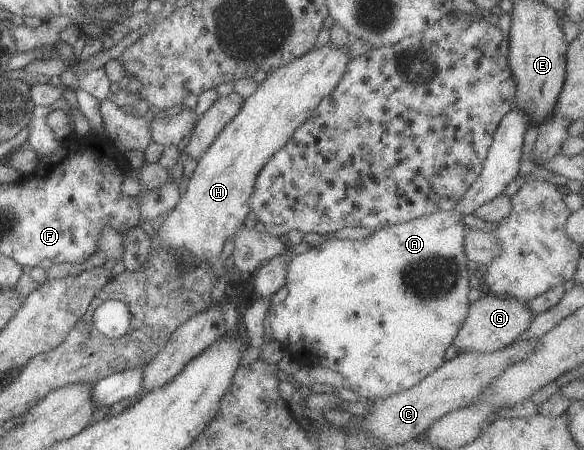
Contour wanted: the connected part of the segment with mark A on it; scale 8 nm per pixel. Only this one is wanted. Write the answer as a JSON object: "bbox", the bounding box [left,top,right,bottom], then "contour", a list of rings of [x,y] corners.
{"bbox":[270,107,529,402],"contour":[[[518,107],[509,111],[501,119],[500,125],[493,133],[493,142],[488,151],[488,155],[483,163],[482,171],[478,179],[468,188],[464,193],[462,199],[456,204],[452,210],[442,209],[438,213],[422,216],[409,222],[401,224],[394,224],[385,228],[376,230],[374,234],[367,238],[357,240],[349,240],[348,238],[340,240],[338,238],[327,237],[315,248],[310,249],[301,254],[295,254],[291,257],[288,271],[287,271],[287,287],[288,295],[286,299],[280,304],[274,304],[270,312],[270,327],[274,339],[278,340],[287,353],[292,353],[294,359],[300,361],[308,361],[310,365],[317,365],[337,371],[341,373],[349,383],[349,388],[359,393],[363,400],[372,402],[377,399],[384,399],[391,395],[399,394],[401,391],[406,391],[408,388],[414,387],[420,383],[429,373],[436,371],[446,359],[444,354],[446,349],[453,344],[454,338],[458,335],[460,328],[464,325],[465,319],[469,314],[468,293],[470,293],[469,281],[472,277],[468,275],[467,255],[465,252],[465,235],[464,223],[462,219],[469,213],[474,213],[480,206],[492,201],[497,195],[504,194],[504,189],[511,182],[514,181],[520,169],[520,157],[522,153],[522,145],[524,145],[524,135],[529,128],[529,115]]]}

